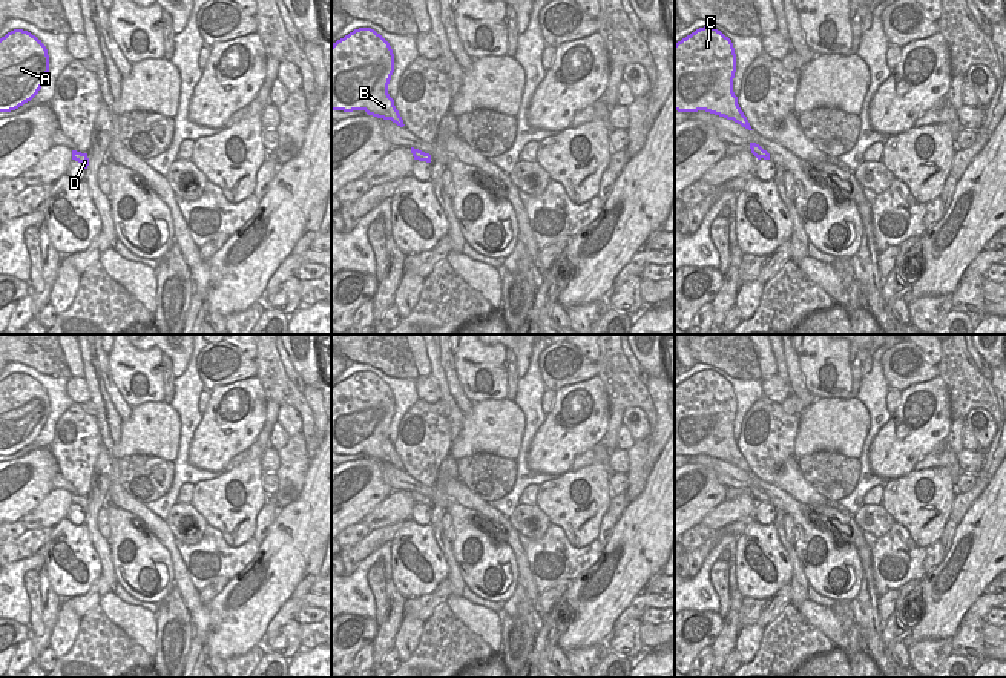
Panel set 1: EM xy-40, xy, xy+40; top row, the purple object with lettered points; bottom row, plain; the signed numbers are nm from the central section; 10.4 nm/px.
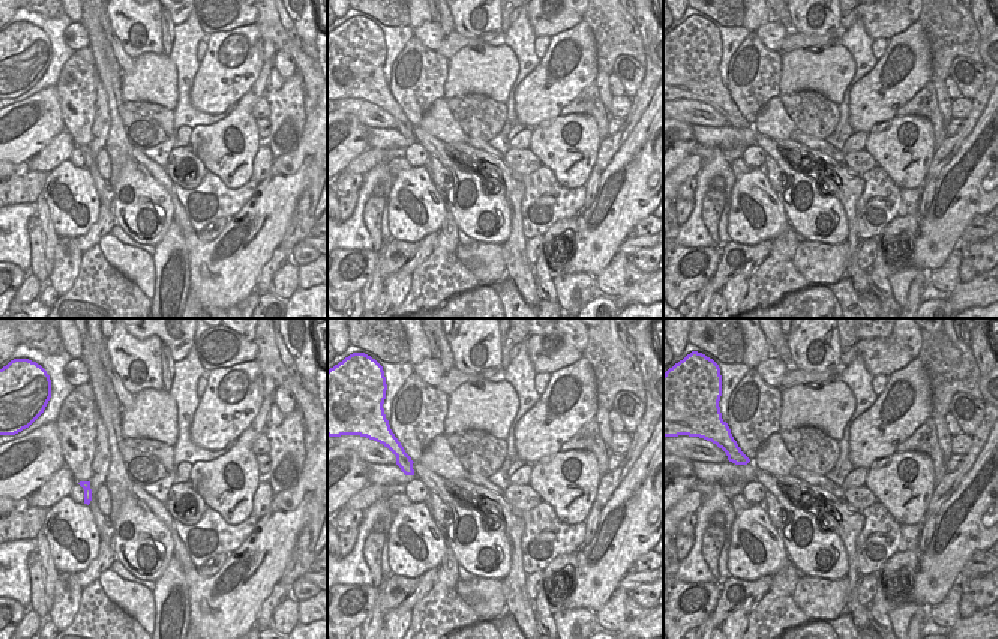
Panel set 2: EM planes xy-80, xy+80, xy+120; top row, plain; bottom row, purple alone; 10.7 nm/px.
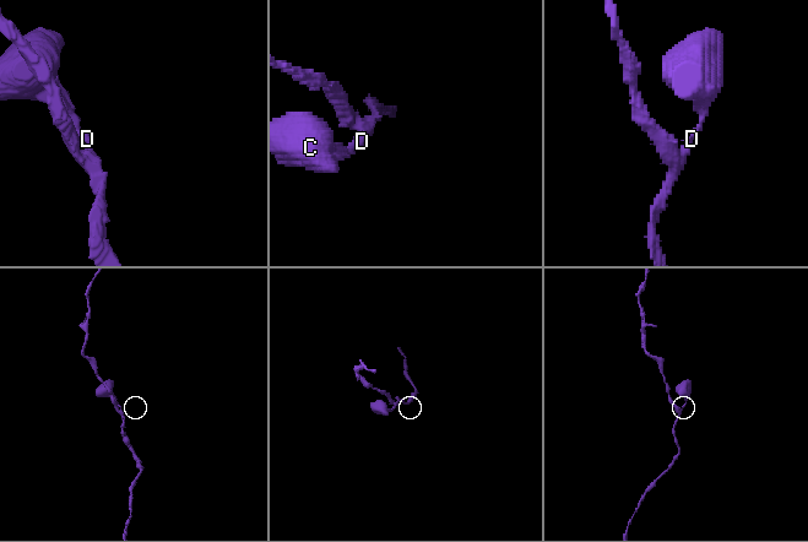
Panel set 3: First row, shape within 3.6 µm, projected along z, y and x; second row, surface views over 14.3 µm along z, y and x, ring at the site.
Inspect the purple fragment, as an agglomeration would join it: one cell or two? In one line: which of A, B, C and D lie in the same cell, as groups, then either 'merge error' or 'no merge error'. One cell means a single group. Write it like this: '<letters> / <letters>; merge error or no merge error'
A B C D; no merge error

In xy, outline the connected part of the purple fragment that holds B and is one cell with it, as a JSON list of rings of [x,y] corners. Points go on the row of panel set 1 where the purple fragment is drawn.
[[[359,28],[331,44],[331,110],[365,110],[403,127],[388,94],[394,72],[390,43],[371,28]]]

